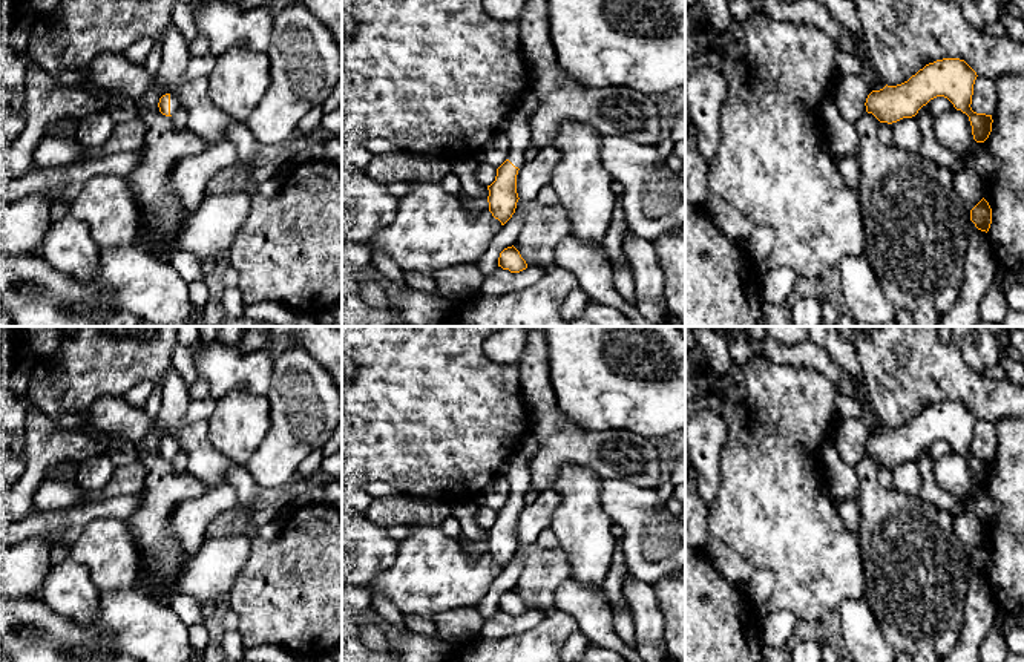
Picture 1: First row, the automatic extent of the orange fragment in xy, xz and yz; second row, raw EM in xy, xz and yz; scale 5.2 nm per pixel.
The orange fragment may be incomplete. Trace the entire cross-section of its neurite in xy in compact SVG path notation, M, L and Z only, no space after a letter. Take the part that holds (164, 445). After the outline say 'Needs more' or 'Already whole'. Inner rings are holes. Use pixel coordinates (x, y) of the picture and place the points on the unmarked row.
M166 437L159 441L158 451L162 458L172 460L179 452L179 446L175 438Z. Needs more

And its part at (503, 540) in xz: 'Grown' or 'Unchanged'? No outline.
Grown

